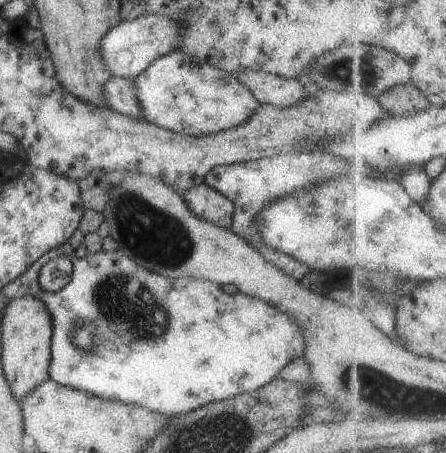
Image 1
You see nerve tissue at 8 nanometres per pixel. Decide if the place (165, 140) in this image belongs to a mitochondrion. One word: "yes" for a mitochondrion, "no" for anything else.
no

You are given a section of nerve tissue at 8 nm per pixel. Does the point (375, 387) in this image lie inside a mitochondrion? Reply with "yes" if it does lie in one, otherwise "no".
yes

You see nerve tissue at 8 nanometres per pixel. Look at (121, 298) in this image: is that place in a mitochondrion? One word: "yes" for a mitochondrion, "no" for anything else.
yes

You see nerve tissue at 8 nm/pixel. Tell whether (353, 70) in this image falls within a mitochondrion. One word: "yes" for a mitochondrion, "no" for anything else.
yes

